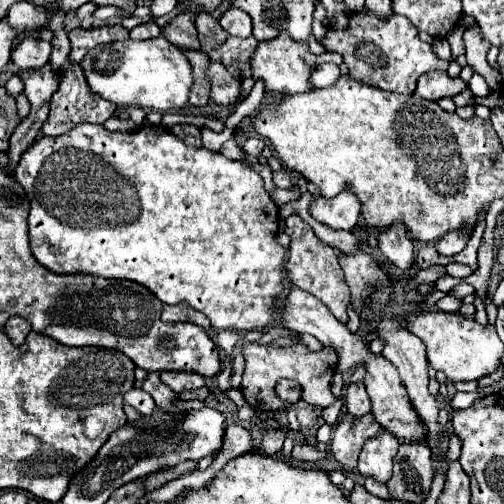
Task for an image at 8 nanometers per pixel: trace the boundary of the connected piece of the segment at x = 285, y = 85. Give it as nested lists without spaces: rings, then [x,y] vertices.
[[[280,32],[272,40],[258,42],[258,48],[254,50],[254,54],[250,58],[254,80],[262,78],[264,84],[266,84],[266,94],[270,98],[276,98],[276,100],[284,98],[284,96],[290,96],[290,94],[300,94],[300,92],[312,90],[312,86],[308,84],[308,78],[312,74],[312,66],[320,66],[320,64],[326,64],[326,62],[342,64],[342,56],[338,56],[334,52],[322,54],[322,56],[314,56],[308,50],[306,42],[294,42],[288,32]]]

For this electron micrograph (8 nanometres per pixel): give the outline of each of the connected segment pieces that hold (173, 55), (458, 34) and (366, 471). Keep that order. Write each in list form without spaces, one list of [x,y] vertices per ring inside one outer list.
[[[164,36],[152,40],[110,42],[92,48],[80,62],[90,92],[116,104],[140,106],[160,112],[178,112],[188,104],[192,72],[182,50],[170,44]]]
[[[456,26],[454,30],[450,30],[450,34],[446,36],[446,40],[450,42],[450,48],[452,48],[452,56],[460,56],[464,54],[464,40],[462,40],[462,34],[464,34],[464,28],[462,26]]]
[[[382,430],[382,436],[378,436],[378,440],[370,440],[370,444],[362,448],[358,472],[386,484],[392,476],[392,460],[398,452],[398,446],[400,442],[390,432]]]

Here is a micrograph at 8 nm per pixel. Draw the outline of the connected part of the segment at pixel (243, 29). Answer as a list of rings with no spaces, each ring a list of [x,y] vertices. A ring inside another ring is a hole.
[[[230,8],[230,10],[220,18],[220,26],[222,26],[228,34],[232,34],[232,36],[244,38],[244,36],[250,36],[250,34],[252,34],[252,20],[250,20],[250,16],[248,16],[244,10],[240,10],[240,8]]]

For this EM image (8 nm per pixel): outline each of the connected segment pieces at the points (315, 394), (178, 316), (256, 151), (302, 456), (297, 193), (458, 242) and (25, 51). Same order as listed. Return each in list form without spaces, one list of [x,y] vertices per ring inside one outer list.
[[[292,336],[292,346],[288,348],[276,348],[270,344],[258,344],[258,342],[246,342],[242,346],[242,354],[246,358],[246,370],[242,376],[242,394],[246,402],[254,410],[286,410],[288,404],[278,400],[274,386],[280,378],[292,378],[302,384],[302,400],[308,404],[334,404],[334,394],[330,390],[332,376],[336,372],[338,356],[334,348],[322,348],[318,352],[308,350],[296,336]]]
[[[182,302],[176,306],[162,306],[162,320],[164,322],[192,322],[198,324],[202,328],[210,326],[210,320],[206,320],[206,316],[202,316],[202,312],[190,308],[190,304]]]
[[[248,138],[244,144],[244,152],[248,156],[260,156],[262,150],[264,150],[264,140],[260,140],[260,138]]]
[[[298,444],[294,450],[292,450],[292,458],[294,460],[306,460],[306,462],[316,462],[316,460],[322,460],[326,456],[326,452],[320,452],[312,446],[304,446],[304,444]]]
[[[294,186],[293,189],[276,188],[270,196],[277,206],[281,206],[282,204],[297,200],[301,196],[301,191],[298,186]]]
[[[470,228],[452,230],[452,232],[448,232],[442,240],[438,240],[434,248],[436,248],[438,254],[442,254],[442,256],[454,256],[454,254],[458,254],[458,252],[462,252],[462,250],[466,248],[470,236],[472,236],[472,230],[470,230]]]
[[[26,36],[14,50],[12,50],[12,62],[18,68],[40,68],[48,62],[52,52],[52,44],[40,40],[38,36]]]

